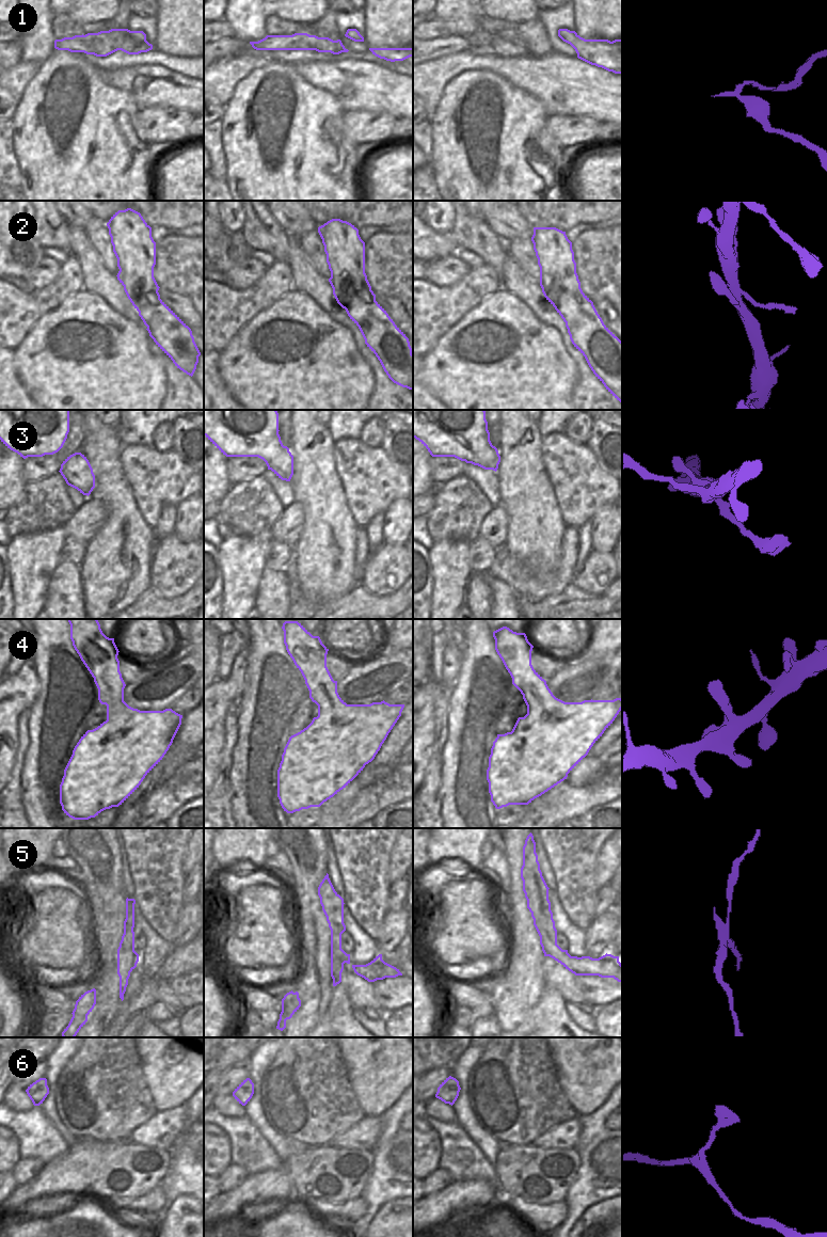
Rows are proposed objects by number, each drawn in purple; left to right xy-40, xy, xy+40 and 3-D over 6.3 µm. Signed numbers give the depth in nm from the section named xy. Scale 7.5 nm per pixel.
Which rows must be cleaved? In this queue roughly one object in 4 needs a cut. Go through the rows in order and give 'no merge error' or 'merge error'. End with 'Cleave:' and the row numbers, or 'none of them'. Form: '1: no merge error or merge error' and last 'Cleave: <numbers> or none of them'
1: no merge error
2: no merge error
3: no merge error
4: no merge error
5: merge error
6: no merge error
Cleave: 5

